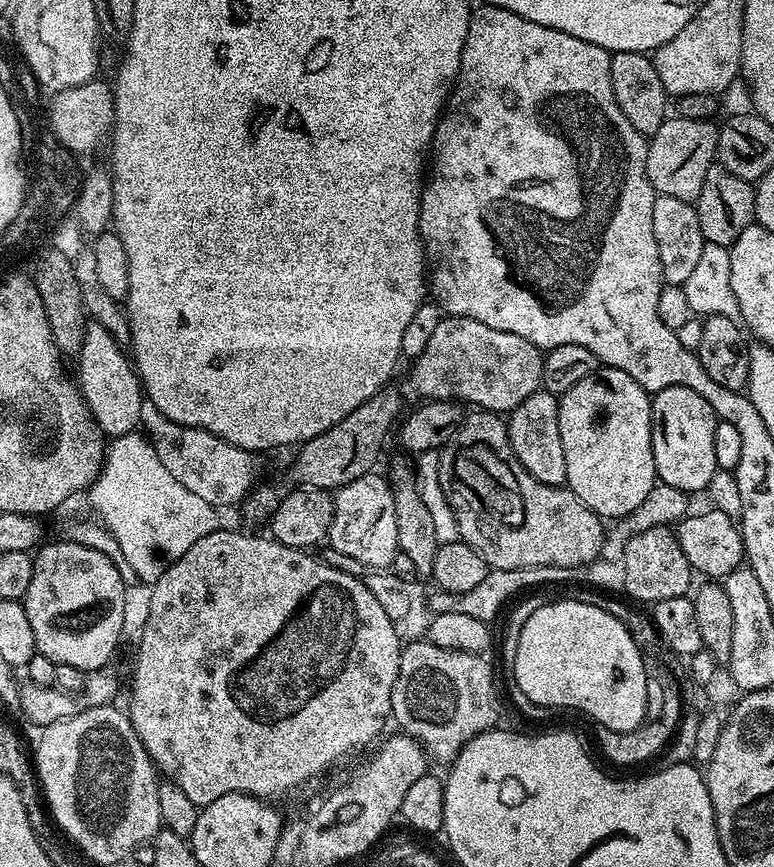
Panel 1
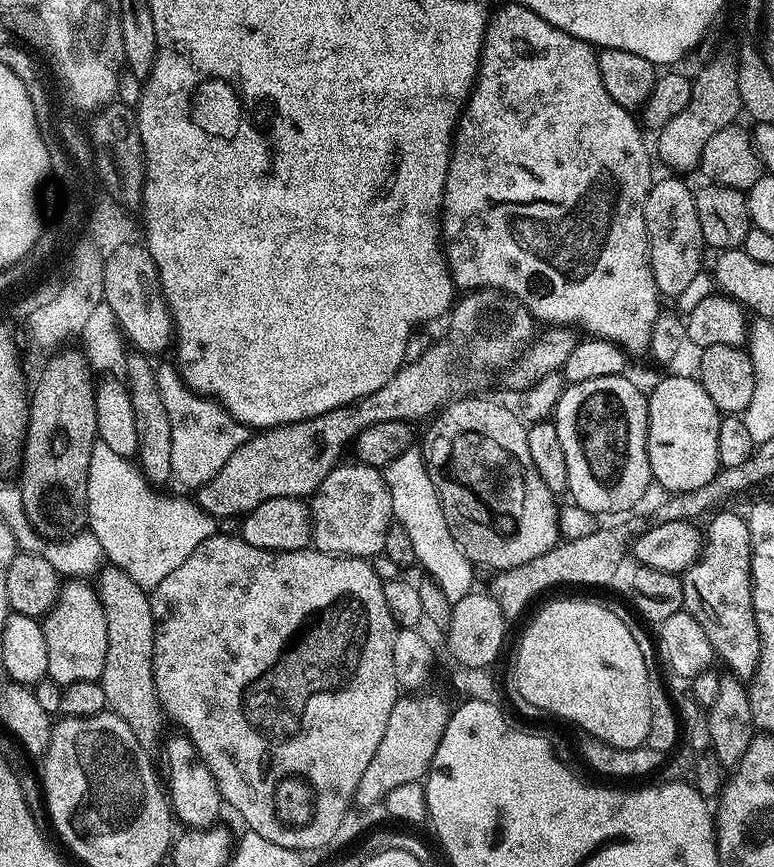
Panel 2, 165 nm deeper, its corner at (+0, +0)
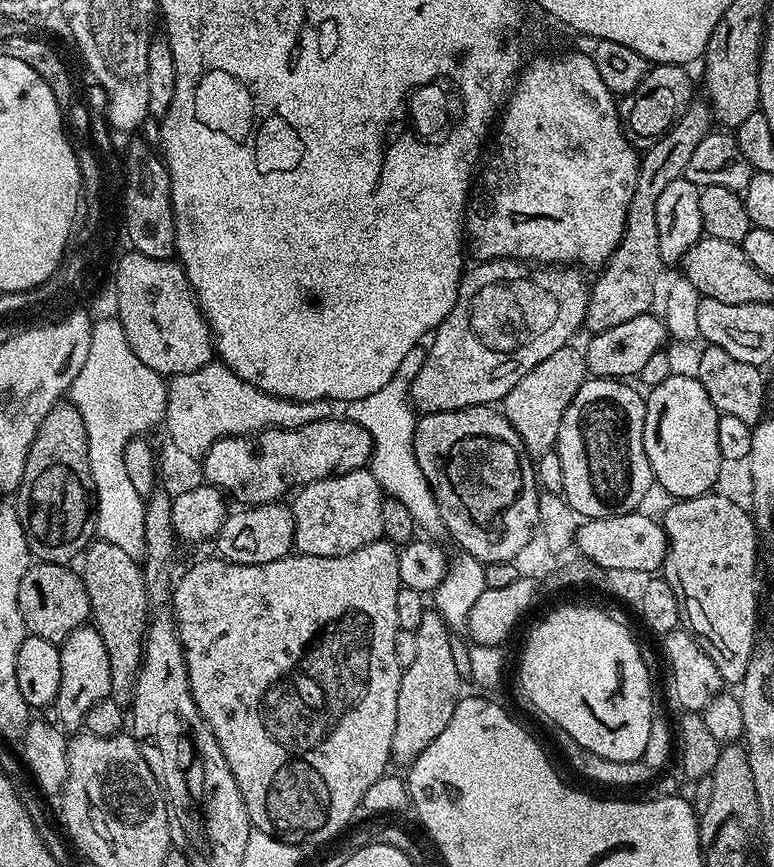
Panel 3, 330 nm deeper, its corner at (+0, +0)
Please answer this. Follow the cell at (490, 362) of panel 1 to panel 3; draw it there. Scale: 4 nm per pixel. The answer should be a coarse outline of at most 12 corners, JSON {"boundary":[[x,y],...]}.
{"boundary":[[686,114],[639,157],[620,244],[588,294],[583,327],[605,332],[658,300],[658,197],[713,128]]}

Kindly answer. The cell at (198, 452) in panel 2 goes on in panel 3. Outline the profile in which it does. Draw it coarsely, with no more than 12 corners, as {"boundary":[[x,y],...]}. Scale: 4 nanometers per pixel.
{"boundary":[[213,362],[167,381],[169,441],[220,440],[301,428],[331,400],[283,400]]}

